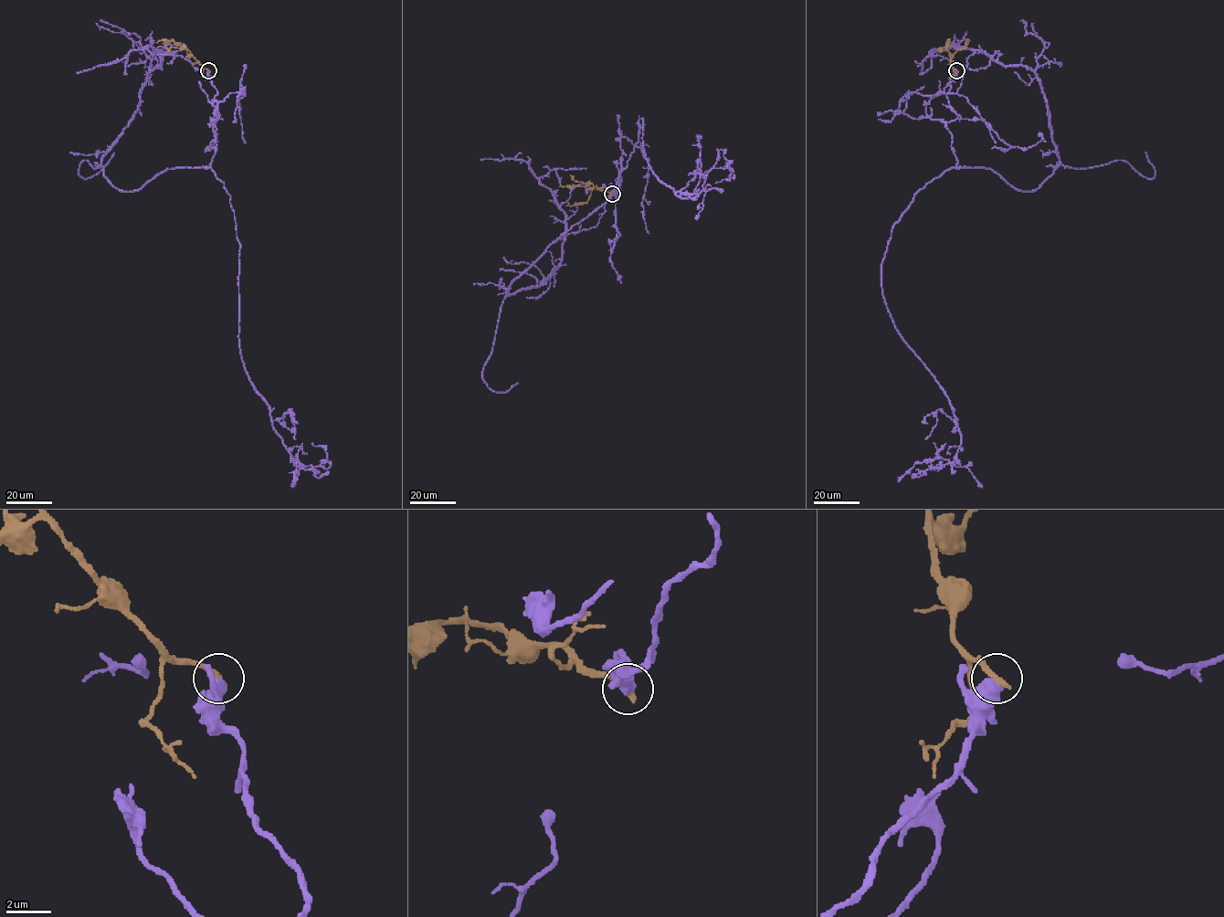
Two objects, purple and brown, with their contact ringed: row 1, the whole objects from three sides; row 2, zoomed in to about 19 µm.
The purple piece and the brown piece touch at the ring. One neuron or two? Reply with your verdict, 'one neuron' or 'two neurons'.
two neurons

